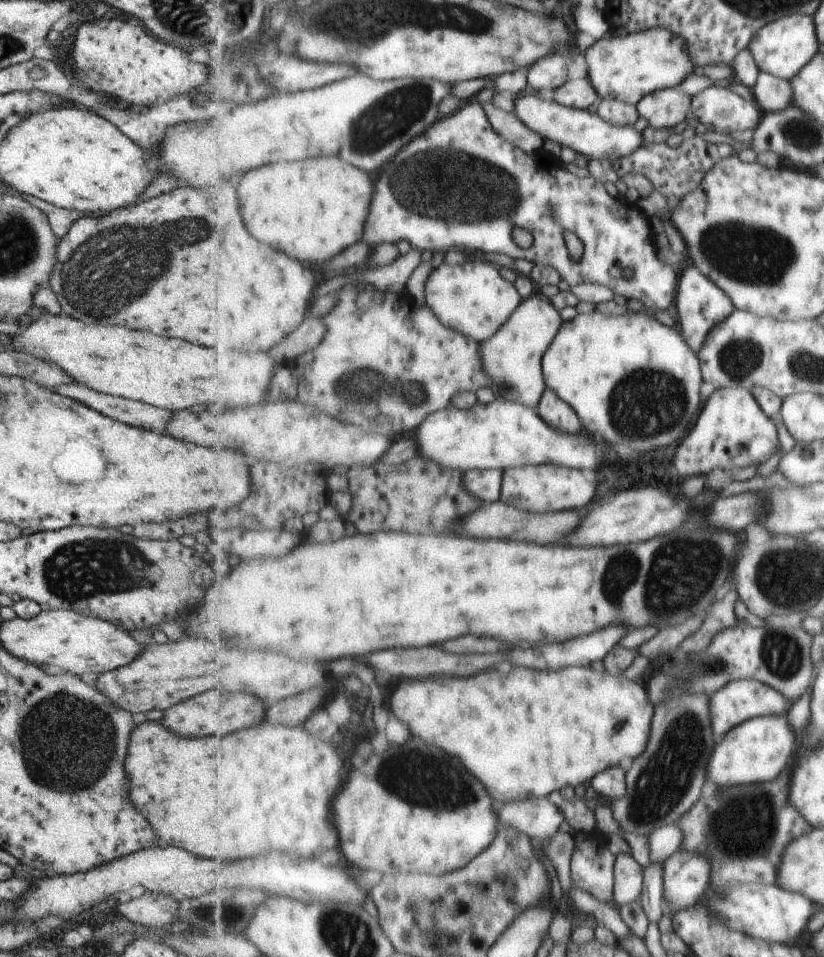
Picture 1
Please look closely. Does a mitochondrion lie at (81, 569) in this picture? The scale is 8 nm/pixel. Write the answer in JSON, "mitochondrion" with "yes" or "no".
{"mitochondrion":"yes"}

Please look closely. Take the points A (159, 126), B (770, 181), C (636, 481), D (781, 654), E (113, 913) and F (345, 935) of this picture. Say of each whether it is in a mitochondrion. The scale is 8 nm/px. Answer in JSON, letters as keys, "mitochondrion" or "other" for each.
{"A":"other","B":"other","C":"other","D":"mitochondrion","E":"other","F":"mitochondrion"}

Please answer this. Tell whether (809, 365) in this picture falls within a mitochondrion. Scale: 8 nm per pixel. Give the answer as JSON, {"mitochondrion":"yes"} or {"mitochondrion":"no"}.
{"mitochondrion":"yes"}

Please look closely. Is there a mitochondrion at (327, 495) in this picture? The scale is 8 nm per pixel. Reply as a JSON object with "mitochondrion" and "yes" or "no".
{"mitochondrion":"no"}

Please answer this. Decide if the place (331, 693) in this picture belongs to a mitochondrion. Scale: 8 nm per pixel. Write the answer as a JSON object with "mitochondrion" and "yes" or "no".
{"mitochondrion":"no"}

